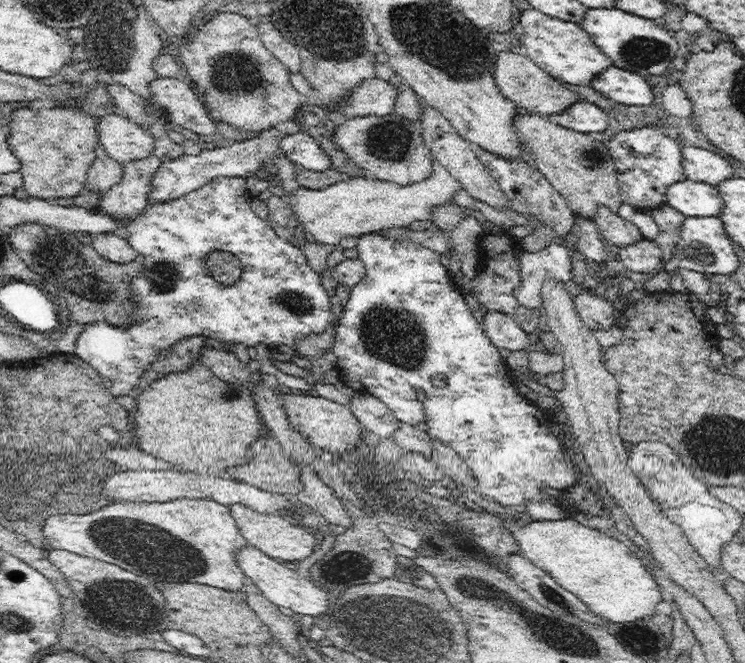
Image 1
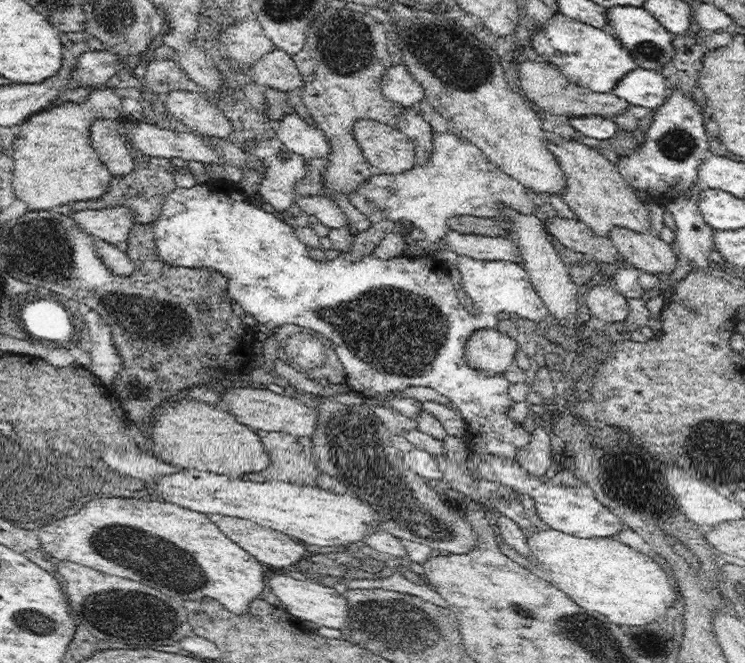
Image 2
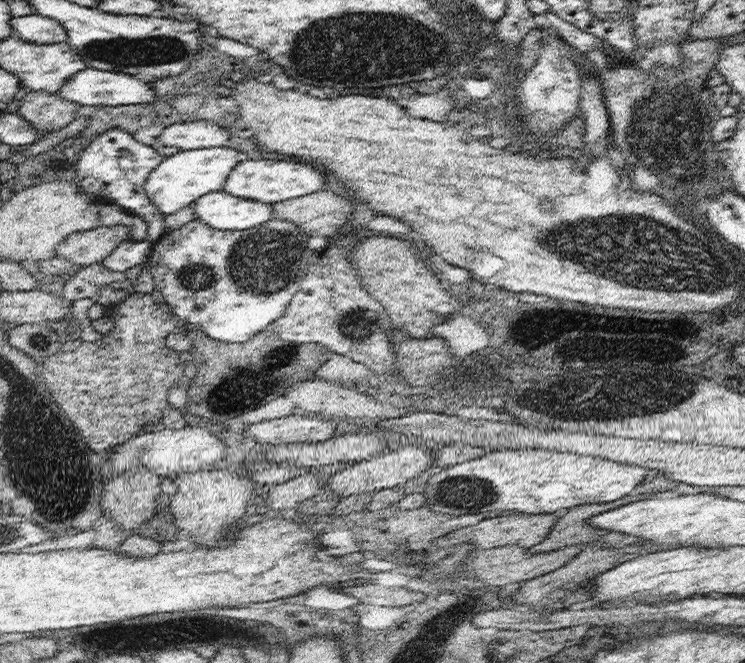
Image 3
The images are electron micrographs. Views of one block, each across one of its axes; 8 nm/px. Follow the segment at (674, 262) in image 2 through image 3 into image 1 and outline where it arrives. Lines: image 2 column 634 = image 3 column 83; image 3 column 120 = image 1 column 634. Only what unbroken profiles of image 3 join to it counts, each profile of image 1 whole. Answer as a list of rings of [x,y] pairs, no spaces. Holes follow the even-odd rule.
[[[600,206],[592,220],[598,224],[600,234],[604,236],[606,244],[612,250],[620,250],[624,246],[630,246],[630,244],[644,240],[644,236],[634,226],[634,222],[628,222],[624,216],[610,212],[608,206]]]

